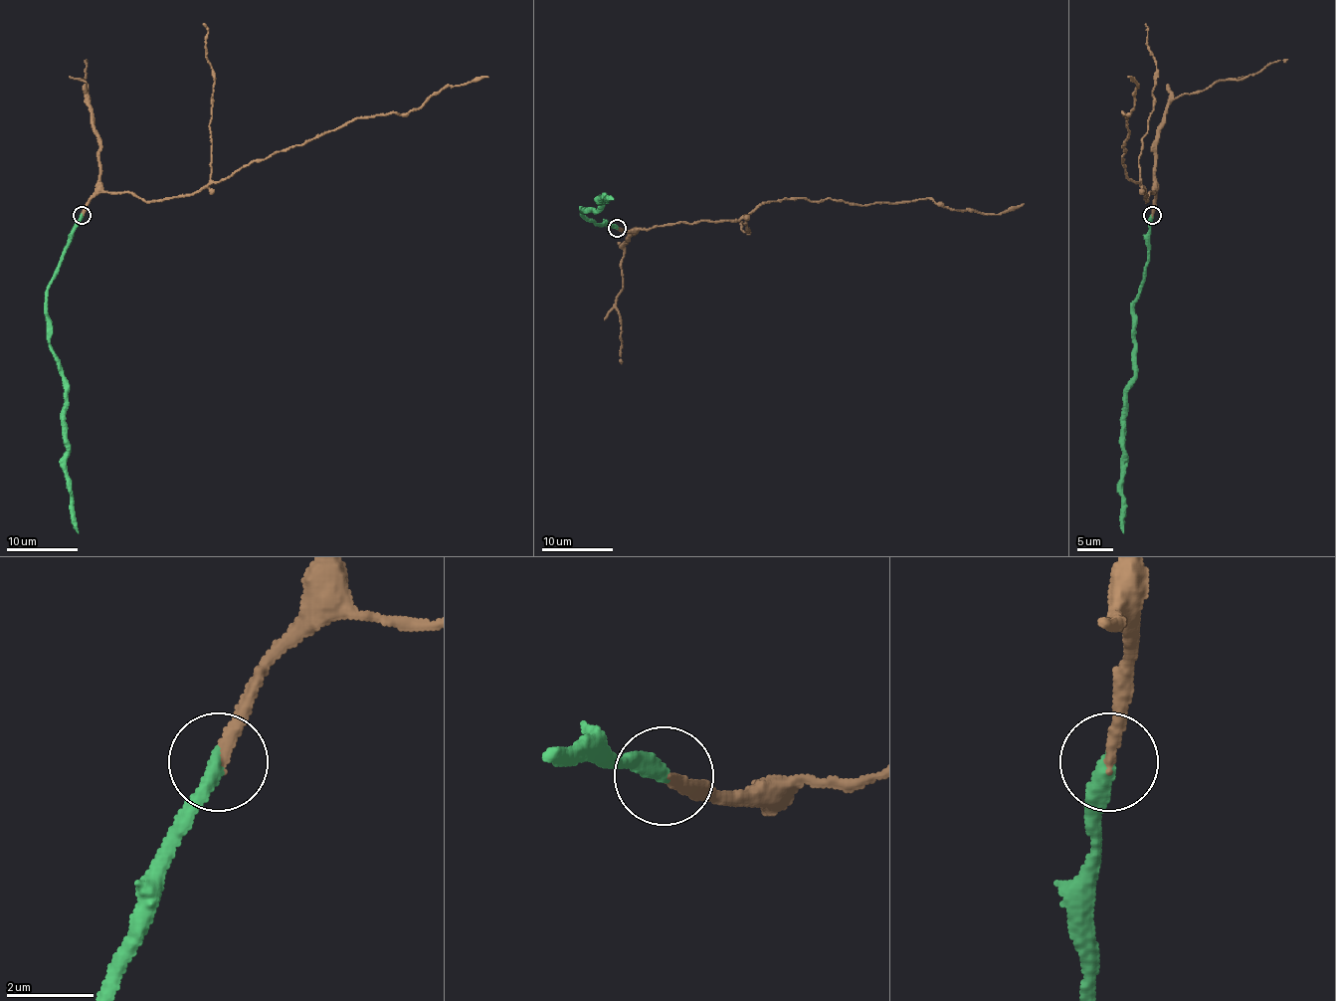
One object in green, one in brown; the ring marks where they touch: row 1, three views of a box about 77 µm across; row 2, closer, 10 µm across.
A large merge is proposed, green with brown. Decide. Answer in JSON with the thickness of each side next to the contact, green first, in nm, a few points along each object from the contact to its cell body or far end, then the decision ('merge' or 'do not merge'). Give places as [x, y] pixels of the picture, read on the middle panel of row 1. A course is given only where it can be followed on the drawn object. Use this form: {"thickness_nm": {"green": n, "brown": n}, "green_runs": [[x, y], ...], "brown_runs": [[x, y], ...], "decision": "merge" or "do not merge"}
{"thickness_nm": {"green": 400, "brown": 280}, "green_runs": [[616, 228], [590, 221], [581, 209], [595, 210], [600, 205], [600, 198], [613, 200]], "brown_runs": [[616, 228], [741, 219], [762, 203], [788, 198], [869, 205], [925, 198], [982, 214], [1002, 214], [1023, 203]], "decision": "merge"}

